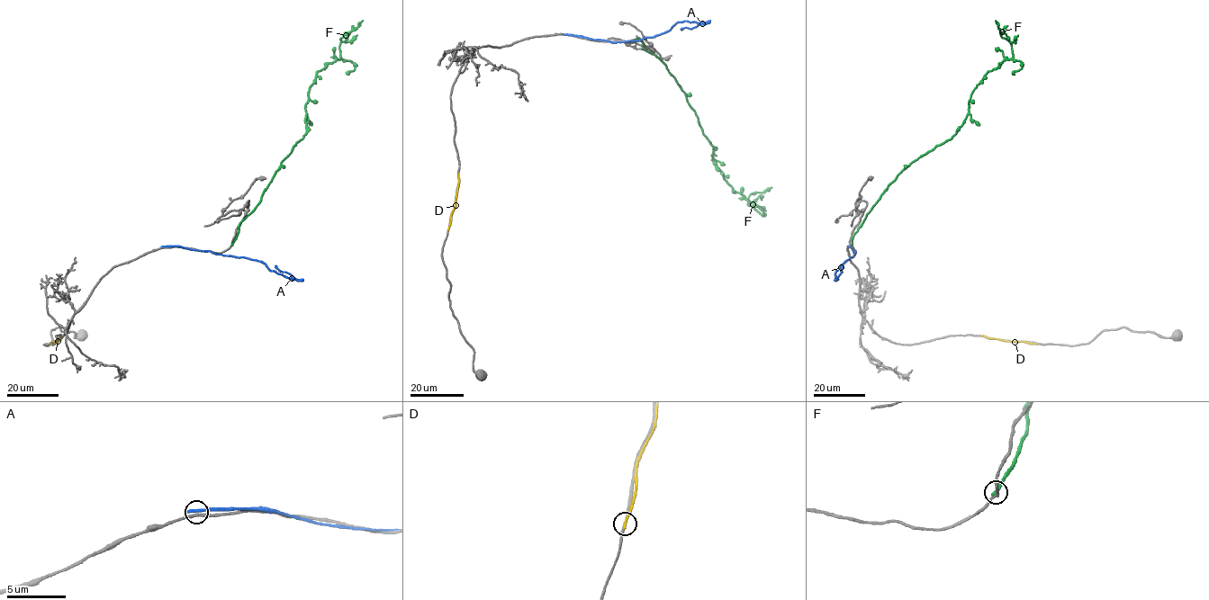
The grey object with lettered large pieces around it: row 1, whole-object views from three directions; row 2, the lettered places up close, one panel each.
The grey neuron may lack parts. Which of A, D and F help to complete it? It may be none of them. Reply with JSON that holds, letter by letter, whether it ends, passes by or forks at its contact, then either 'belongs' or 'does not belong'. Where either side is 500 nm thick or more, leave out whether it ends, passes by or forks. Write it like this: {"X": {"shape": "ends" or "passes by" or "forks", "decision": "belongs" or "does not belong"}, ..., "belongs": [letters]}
{"A": {"shape": "ends", "decision": "does not belong"}, "D": {"shape": "ends", "decision": "does not belong"}, "F": {"shape": "ends", "decision": "does not belong"}, "belongs": []}

